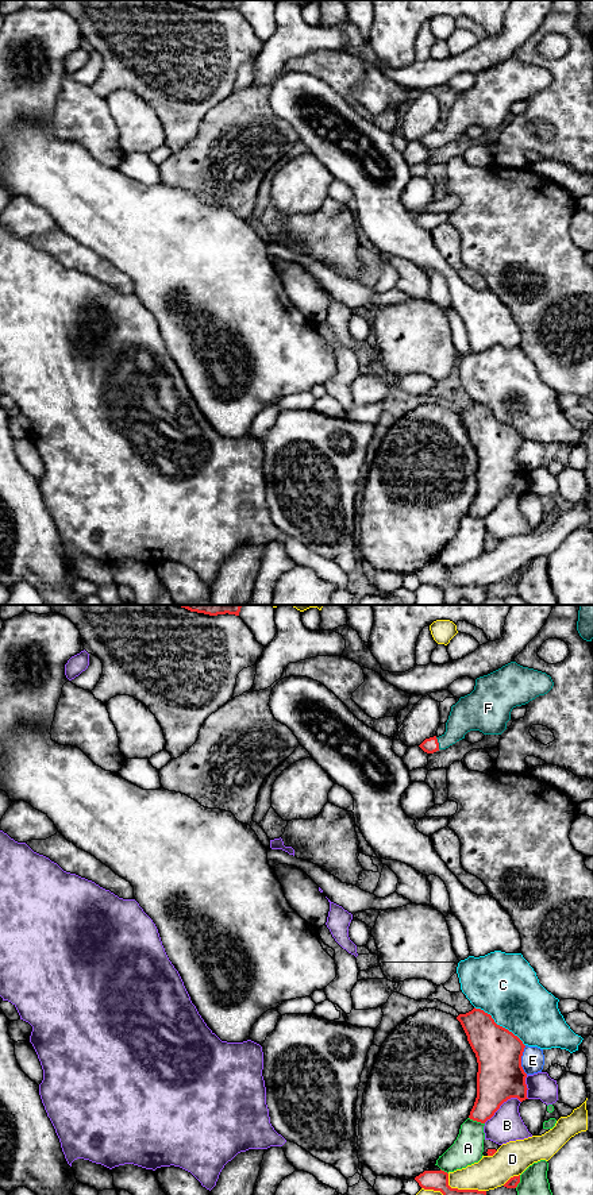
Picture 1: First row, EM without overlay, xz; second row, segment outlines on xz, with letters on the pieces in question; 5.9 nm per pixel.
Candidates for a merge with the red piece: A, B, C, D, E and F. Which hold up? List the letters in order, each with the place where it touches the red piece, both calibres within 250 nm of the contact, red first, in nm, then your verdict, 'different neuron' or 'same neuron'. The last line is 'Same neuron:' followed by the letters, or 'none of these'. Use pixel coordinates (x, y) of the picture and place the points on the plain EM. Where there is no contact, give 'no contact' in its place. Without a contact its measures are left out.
A: meets red in xz at (477, 516); 220 nm thick on the red side, 180 nm on the other; different neuron
B: meets red in xz at (501, 498); 280 nm thick on the red side, 190 nm on the other; different neuron
C: meets red in xz at (499, 420); 280 nm thick on the red side, 380 nm on the other; different neuron
D: meets red in xz at (462, 585); 130 nm thick on the red side, 190 nm on the other; different neuron
E: meets red in xz at (520, 455); 280 nm thick on the red side, 140 nm on the other; different neuron
F: meets red in xz at (438, 138); 90 nm thick on the red side, 190 nm on the other; same neuron
Same neuron: F

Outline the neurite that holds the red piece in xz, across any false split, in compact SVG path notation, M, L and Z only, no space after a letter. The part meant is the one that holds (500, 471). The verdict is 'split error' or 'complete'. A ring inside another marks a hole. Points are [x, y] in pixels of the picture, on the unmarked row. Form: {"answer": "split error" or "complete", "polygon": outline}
{"answer": "complete", "polygon": "M474 402L457 415L478 458L477 493L469 513L485 519L508 494L528 494L527 469L521 462L525 440L481 404Z"}

